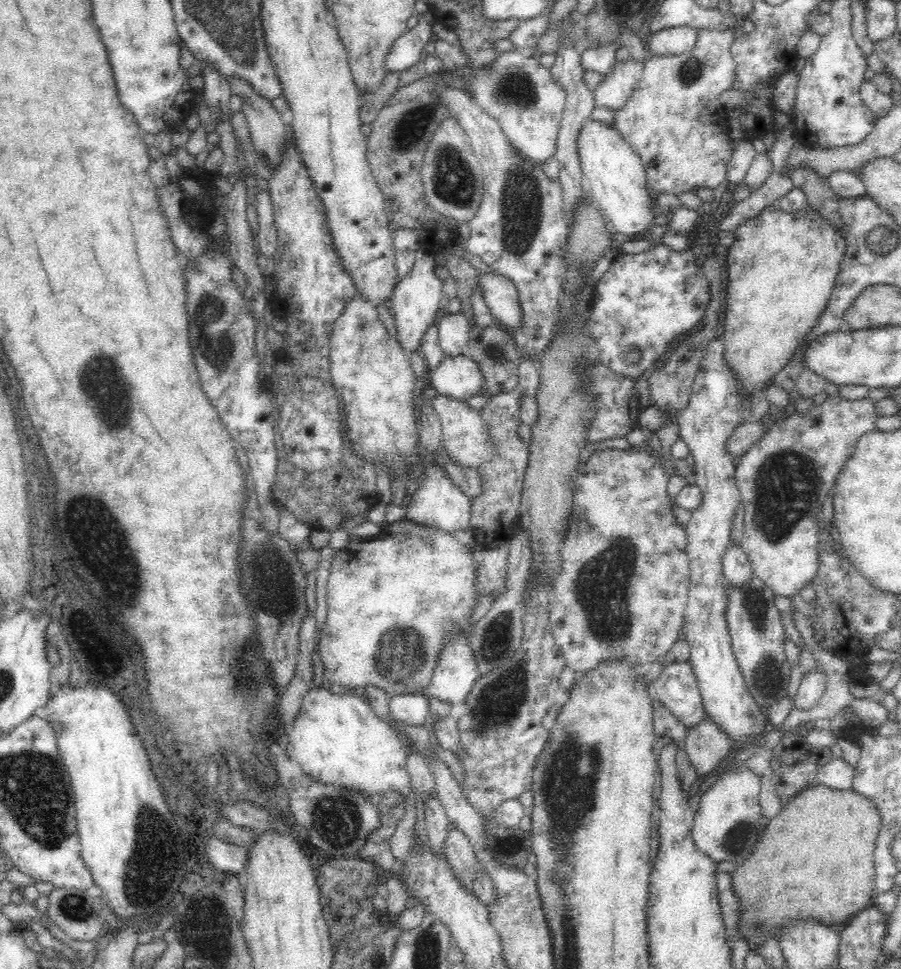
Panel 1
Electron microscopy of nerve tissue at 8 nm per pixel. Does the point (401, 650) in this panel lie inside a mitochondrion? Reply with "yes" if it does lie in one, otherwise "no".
yes

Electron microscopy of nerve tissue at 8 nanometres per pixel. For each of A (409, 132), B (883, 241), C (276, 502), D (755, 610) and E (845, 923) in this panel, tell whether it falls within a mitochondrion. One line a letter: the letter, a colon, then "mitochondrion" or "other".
A: mitochondrion
B: mitochondrion
C: other
D: mitochondrion
E: other

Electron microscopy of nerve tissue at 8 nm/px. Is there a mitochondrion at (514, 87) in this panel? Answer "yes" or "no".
yes

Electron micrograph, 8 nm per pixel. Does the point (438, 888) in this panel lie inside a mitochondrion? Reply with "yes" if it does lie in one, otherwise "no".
no

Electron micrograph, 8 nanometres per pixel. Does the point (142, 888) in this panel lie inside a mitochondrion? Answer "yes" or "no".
yes

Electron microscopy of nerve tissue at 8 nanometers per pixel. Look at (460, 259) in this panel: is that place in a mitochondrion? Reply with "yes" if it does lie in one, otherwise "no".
no

